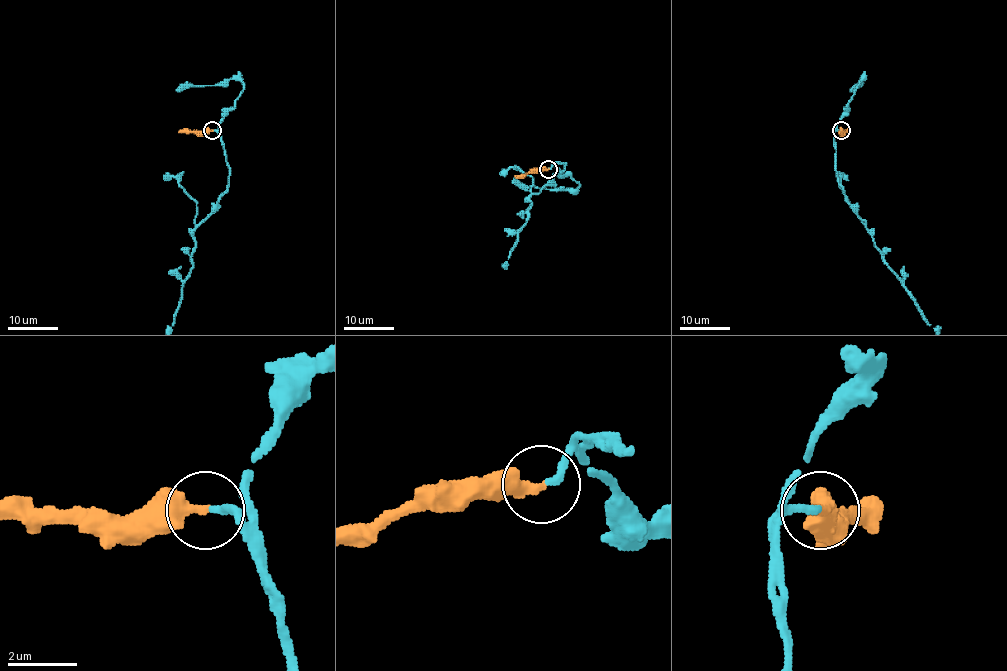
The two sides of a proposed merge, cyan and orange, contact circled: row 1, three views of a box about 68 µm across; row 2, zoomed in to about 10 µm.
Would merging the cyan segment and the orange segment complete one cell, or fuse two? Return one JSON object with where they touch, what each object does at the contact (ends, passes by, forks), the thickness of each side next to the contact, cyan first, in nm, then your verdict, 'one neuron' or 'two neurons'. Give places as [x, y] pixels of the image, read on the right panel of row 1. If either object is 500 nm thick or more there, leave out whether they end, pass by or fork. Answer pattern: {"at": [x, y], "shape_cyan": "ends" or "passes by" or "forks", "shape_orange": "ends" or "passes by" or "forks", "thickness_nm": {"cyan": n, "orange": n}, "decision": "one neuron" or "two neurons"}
{"at": [841, 130], "shape_cyan": "ends", "shape_orange": "ends", "thickness_nm": {"cyan": 220, "orange": 400}, "decision": "one neuron"}

